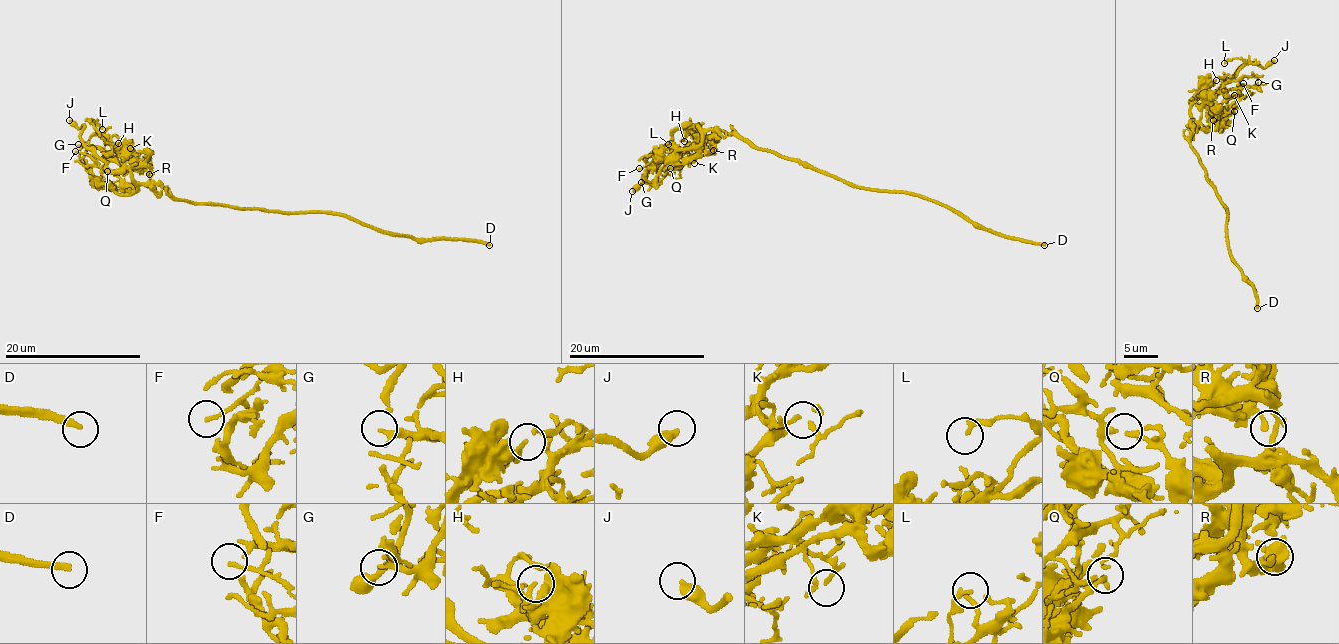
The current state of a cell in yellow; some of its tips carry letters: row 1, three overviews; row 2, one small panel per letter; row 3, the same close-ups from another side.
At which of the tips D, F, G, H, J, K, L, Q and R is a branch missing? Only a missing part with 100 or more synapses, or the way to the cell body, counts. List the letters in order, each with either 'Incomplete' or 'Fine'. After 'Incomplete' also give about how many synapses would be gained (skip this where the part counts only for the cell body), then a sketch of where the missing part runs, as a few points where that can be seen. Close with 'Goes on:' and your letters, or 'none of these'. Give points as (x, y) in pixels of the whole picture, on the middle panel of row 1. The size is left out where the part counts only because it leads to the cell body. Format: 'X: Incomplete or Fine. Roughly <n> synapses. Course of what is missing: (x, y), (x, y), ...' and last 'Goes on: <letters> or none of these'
D: Fine
F: Fine
G: Fine
H: Fine
J: Incomplete. Roughly 150 synapses. Course of what is missing: (632, 191), (626, 200), (584, 218), (598, 217), (607, 224), (607, 233), (600, 238), (569, 240)
K: Fine
L: Fine
Q: Fine
R: Fine
Goes on: J

